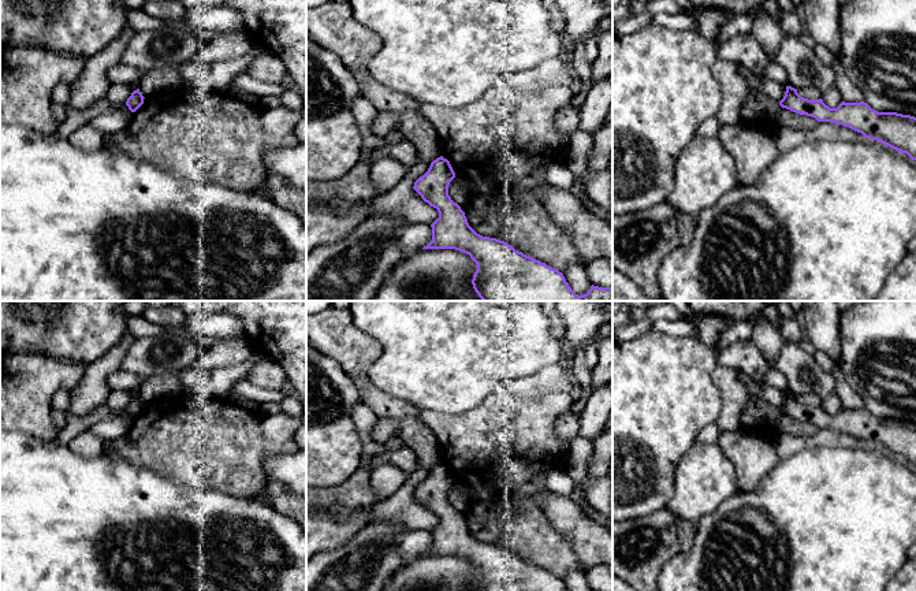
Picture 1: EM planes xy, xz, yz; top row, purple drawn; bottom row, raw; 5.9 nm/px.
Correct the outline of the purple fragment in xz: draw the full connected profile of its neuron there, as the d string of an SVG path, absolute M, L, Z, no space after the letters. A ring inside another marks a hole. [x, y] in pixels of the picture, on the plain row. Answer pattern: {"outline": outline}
{"outline": "M440 462L414 488L413 495L439 518L439 524L431 531L432 547L422 555L455 555L469 561L477 570L472 591L569 591L562 579L545 569L515 557L504 547L477 540L469 532L465 518L448 502L448 491L454 484L455 479L450 468Z"}

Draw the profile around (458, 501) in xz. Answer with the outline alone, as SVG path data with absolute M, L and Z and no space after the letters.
M454 484L450 491L448 491L448 502L451 503L451 506L454 509L457 509L458 512L463 512L468 509L469 503L470 503L470 498L463 495L457 484Z

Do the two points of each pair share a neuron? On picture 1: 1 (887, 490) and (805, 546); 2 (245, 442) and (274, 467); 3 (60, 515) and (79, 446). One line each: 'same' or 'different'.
1: same
2: different
3: different

